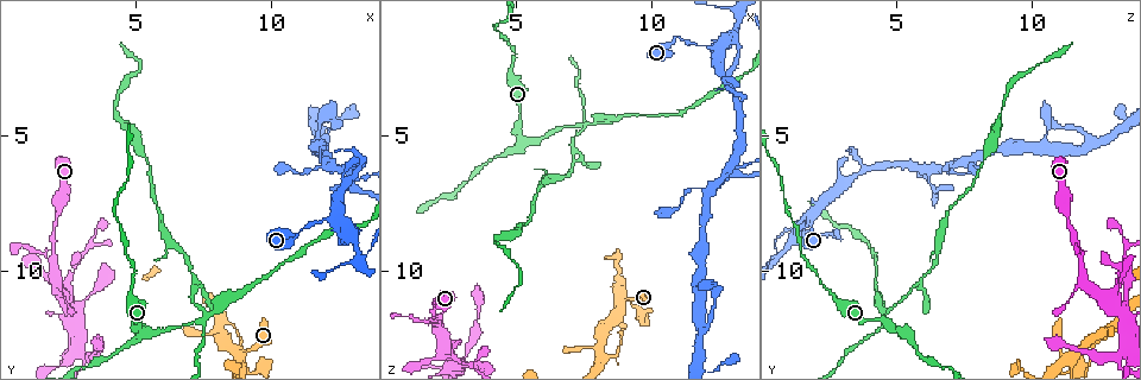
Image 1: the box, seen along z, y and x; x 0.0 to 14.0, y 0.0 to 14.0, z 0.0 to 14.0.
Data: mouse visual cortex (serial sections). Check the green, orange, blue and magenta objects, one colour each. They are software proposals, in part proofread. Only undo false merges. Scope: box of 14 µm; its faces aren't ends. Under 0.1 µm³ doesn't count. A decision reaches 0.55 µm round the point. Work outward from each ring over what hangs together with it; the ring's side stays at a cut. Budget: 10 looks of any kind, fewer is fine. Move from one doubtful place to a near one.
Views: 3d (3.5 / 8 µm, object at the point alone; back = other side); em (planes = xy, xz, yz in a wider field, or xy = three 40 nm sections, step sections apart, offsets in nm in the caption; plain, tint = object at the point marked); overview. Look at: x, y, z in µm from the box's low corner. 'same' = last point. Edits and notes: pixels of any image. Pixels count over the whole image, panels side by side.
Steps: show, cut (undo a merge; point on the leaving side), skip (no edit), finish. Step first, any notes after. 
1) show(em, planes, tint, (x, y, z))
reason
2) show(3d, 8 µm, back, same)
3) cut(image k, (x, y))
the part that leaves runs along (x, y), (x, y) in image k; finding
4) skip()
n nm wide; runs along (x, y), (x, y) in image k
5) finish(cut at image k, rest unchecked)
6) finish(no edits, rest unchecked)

show(3d, 3.5 µm, (8.9, 13.2, 11.1))
abrupt turn

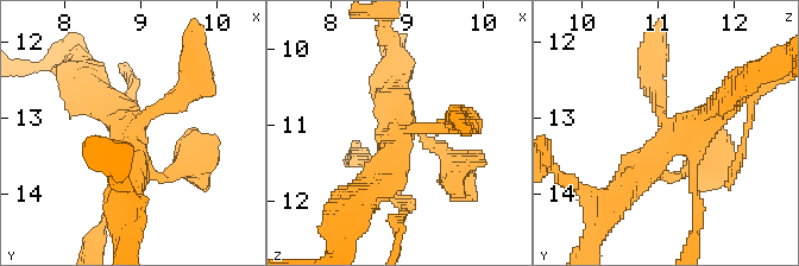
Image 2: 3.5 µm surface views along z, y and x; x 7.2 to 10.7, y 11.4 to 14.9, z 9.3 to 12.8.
show(em, xy, step 1, plain, (9.00, 13.10, 11.20))

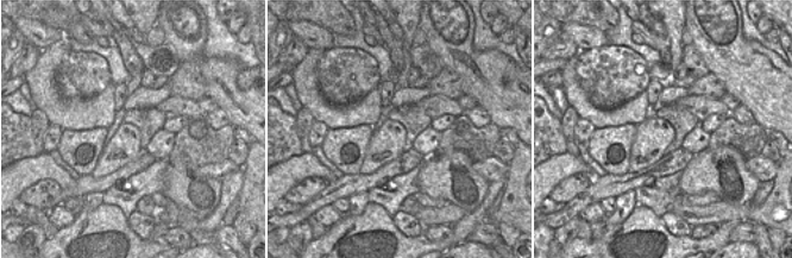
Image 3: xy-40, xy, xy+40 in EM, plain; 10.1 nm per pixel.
show(em, xy, step 1, tint, same)

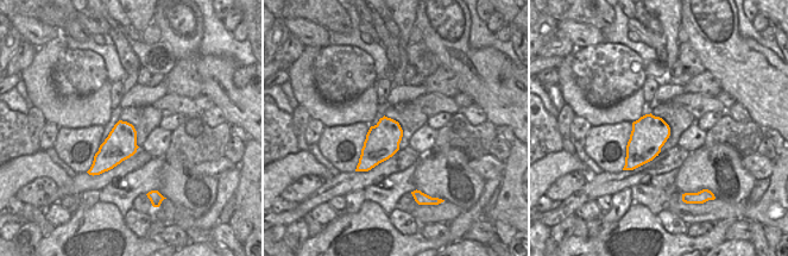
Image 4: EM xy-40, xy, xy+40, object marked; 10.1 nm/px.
skip()
runs along (458, 120), (410, 126), (366, 196) in image 2; all the same cell

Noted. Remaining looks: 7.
show(em, planes, tint, (2.8, 11.6, 13.4))
sharp bend

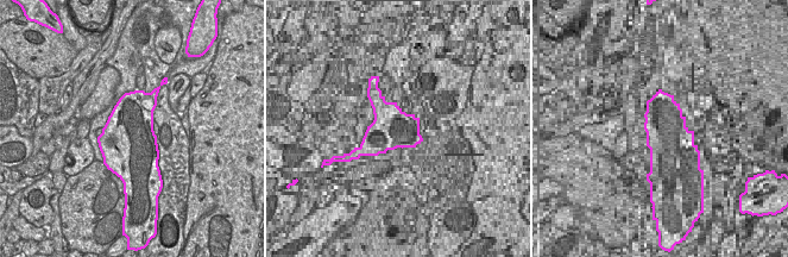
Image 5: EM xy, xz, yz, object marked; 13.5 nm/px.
show(3d, 3.5 µm, same)
see where the arms go

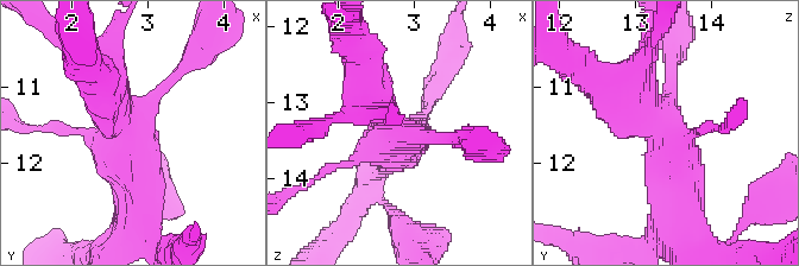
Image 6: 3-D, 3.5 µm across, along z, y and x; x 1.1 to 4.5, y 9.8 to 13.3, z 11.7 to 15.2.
skip()
runs along (609, 81), (667, 135), (669, 201) in image 6; continuous, no second cell

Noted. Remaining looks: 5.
show(3d, 3.5 µm, (5.4, 12.2, 5.2))
calibre changes

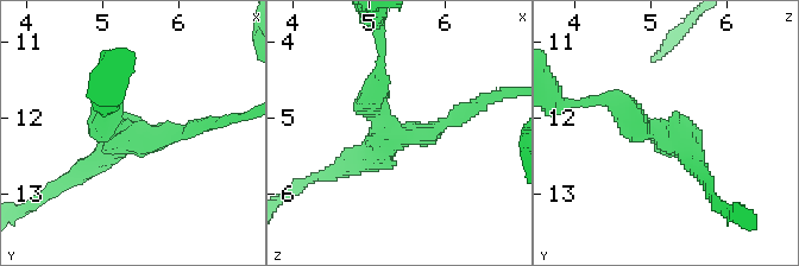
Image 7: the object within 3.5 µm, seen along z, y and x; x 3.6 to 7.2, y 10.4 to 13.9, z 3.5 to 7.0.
show(em, xy, step 1, tint, (5.30, 12.20, 5.20))
3 arms; arms of 200, 250, 250 nm

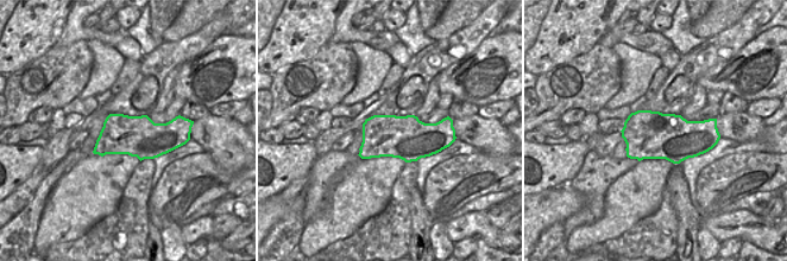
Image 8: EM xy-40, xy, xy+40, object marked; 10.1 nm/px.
show(em, xy, step 5, tint, same)
another direction

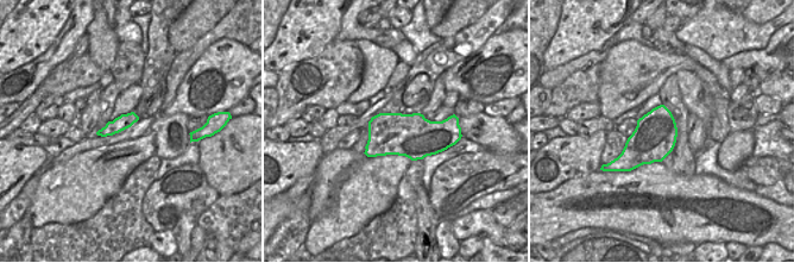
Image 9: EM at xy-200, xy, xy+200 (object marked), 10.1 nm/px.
skip()
440 nm wide; runs along (381, 80), (391, 134), (465, 109) in image 7; all the same cell

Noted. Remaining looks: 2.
show(em, xy, step 3, tint, (10.9, 8.5, 1.4))
calibre changes

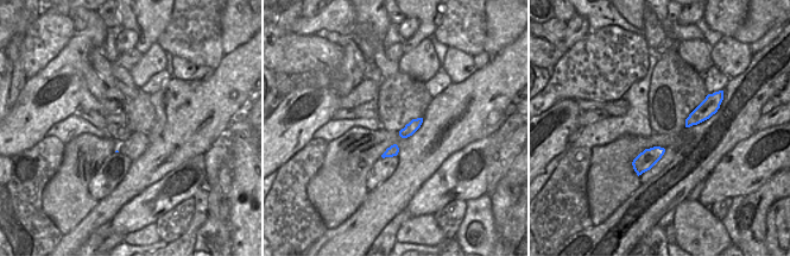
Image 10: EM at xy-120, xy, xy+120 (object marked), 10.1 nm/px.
show(3d, 3.5 µm, same)
wider look

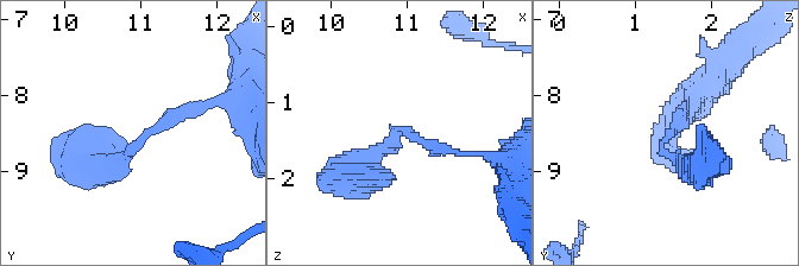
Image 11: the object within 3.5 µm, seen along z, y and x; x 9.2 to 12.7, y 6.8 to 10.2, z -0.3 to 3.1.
skip()
arms of 150, 400 nm; runs along (80, 163), (115, 163), (149, 131), (200, 105) in image 11; continuous, no second cell

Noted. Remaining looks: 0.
finish(no edits, rest unchecked)

